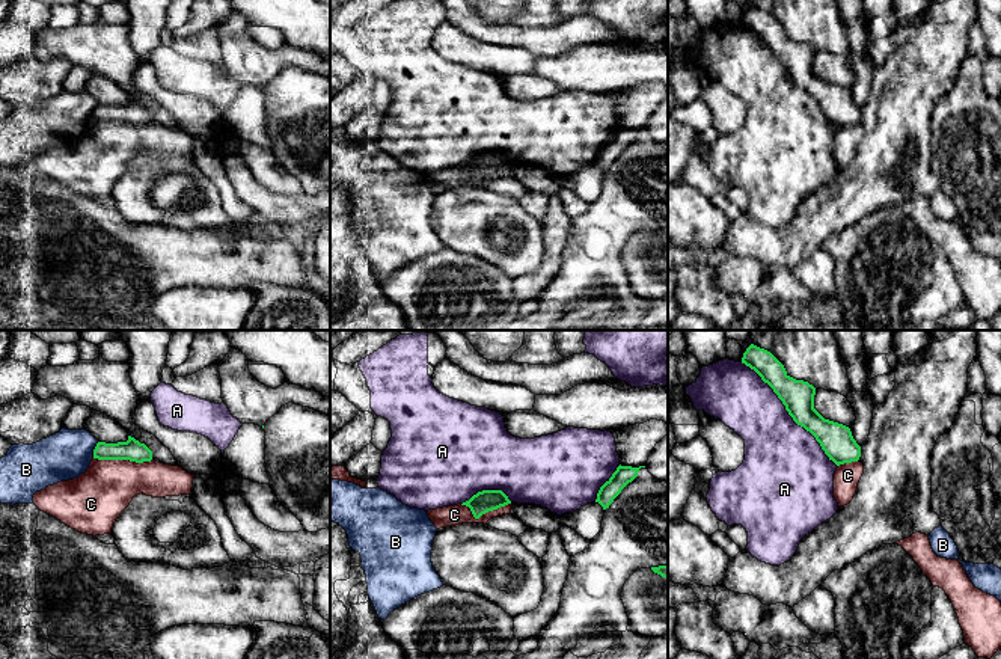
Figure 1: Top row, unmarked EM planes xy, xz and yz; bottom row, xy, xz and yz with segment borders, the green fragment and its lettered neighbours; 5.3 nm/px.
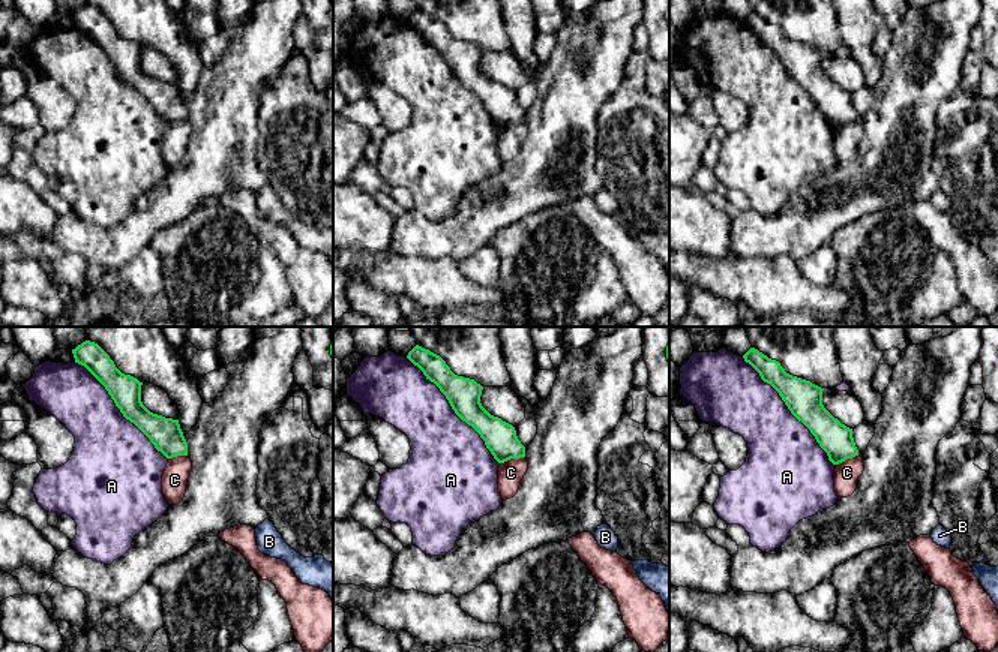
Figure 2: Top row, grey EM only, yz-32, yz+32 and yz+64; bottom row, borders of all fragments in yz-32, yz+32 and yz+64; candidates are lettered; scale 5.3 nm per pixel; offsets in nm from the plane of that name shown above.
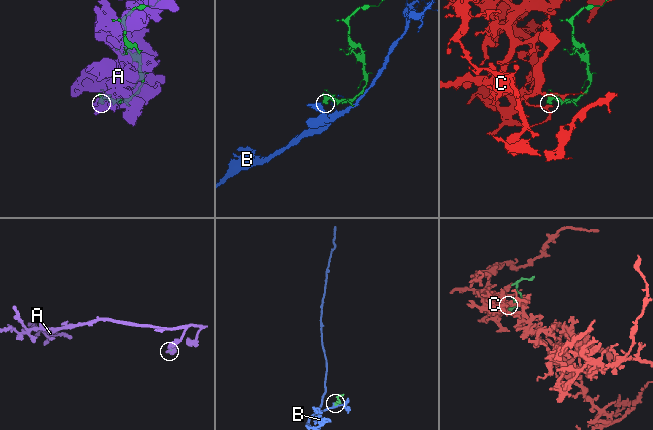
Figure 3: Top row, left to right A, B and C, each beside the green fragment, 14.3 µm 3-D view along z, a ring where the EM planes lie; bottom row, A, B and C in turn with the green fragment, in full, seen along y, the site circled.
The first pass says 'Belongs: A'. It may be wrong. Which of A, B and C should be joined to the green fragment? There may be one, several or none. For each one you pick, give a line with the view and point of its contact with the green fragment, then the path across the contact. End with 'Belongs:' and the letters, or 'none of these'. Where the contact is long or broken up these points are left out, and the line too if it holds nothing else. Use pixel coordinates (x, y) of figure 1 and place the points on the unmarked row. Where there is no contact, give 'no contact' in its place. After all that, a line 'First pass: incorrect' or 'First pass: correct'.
Belongs: none of these
First pass: incorrect

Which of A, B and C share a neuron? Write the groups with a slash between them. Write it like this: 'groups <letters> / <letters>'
groups A / B / C

